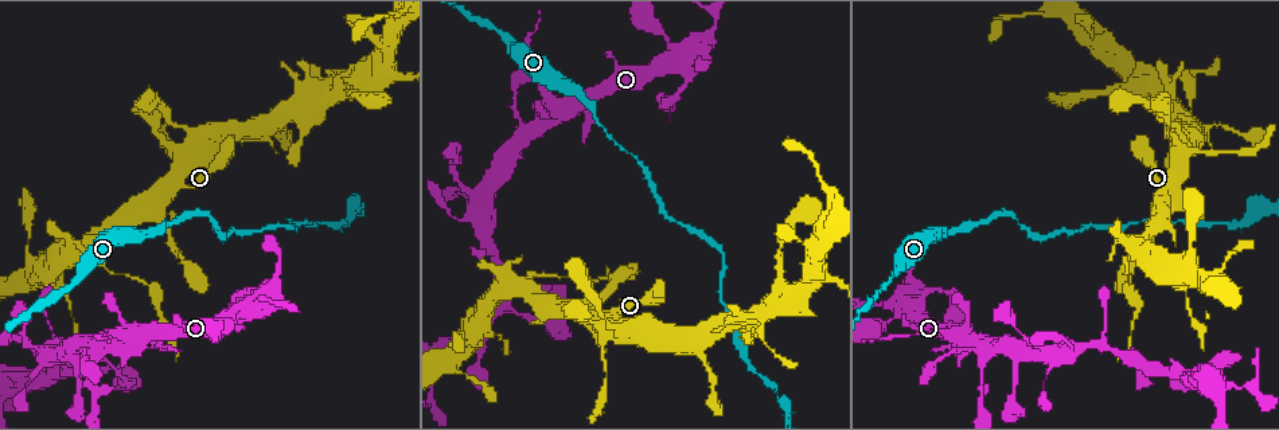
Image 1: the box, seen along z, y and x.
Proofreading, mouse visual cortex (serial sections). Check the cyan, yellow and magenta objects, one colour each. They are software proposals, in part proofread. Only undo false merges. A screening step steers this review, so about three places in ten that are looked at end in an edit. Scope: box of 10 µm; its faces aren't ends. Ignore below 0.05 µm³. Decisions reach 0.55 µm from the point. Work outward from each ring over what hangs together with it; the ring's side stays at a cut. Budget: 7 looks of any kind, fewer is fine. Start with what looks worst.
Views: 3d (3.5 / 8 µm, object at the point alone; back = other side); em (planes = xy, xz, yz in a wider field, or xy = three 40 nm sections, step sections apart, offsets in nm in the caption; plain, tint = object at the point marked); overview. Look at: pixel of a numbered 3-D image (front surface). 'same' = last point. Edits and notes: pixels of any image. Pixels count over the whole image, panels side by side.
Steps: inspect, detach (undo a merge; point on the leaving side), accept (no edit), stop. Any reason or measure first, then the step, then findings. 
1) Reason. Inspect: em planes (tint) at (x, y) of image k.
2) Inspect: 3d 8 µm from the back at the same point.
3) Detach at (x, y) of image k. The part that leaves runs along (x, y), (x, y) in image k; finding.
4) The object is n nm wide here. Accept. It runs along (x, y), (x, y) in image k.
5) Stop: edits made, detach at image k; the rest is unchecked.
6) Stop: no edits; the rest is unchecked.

Three arms meet. Inspect: 3d 3.5 µm at (518, 286) of image 1.

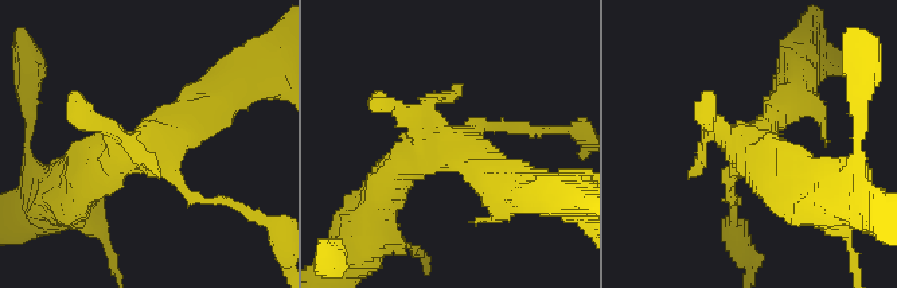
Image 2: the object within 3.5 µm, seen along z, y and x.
Now the EM. Inspect: em xy step 1 (tint) at (448, 144) of image 2.

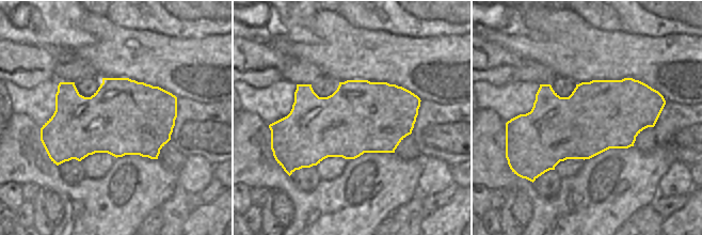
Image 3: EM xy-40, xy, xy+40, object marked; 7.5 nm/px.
Accept. One cell here.

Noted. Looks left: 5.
Four or more arms meet. Inspect: 3d 3.5 µm at (681, 64) of image 1.

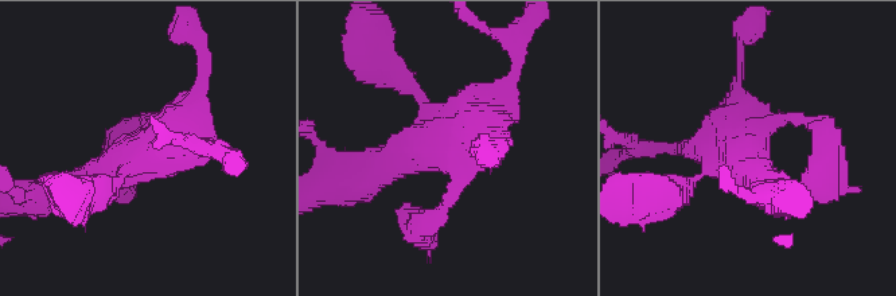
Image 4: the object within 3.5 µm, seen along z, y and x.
Inspect: em xy step 3 (tint) at (749, 140) of image 4.

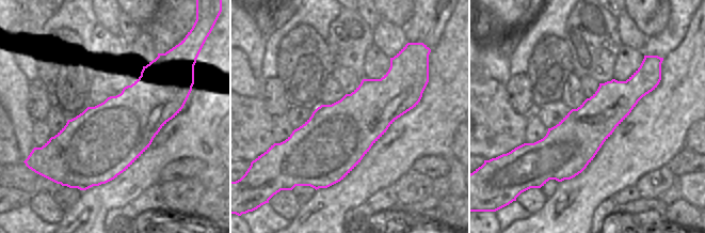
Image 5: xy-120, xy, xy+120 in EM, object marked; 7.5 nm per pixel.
Accept. Continuous, no second cell.

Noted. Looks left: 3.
Abrupt turn. Inspect: 3d 3.5 µm at (1071, 346) of image 1.

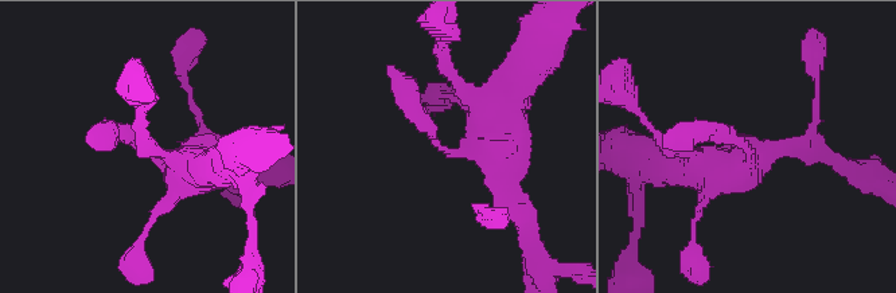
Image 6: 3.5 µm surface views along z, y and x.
Need the tissue. Inspect: em xy step 3 (tint) at (446, 152) of image 6.

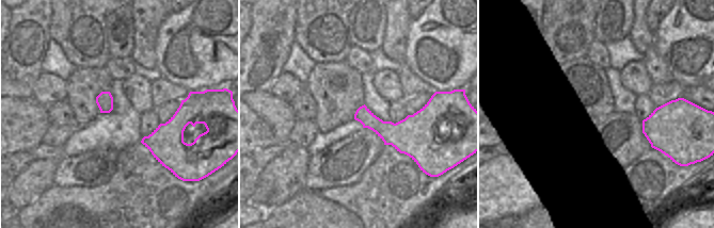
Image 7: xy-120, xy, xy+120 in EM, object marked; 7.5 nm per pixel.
Inspect: em xy step 2 (tint) at the same point.

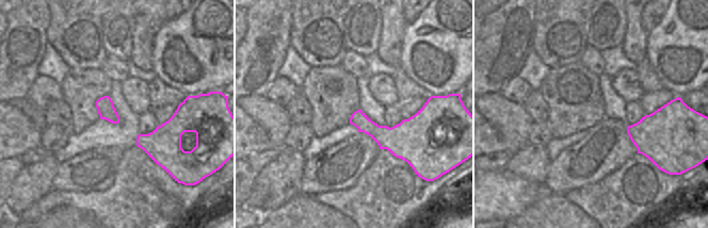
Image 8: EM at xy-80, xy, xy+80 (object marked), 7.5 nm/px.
The object is 150 nm wide here. Accept. It runs along (506, 114), (448, 152), (402, 84) in image 6; continuous, no second cell.

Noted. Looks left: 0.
Stop: no edits; the rest is unchecked.

